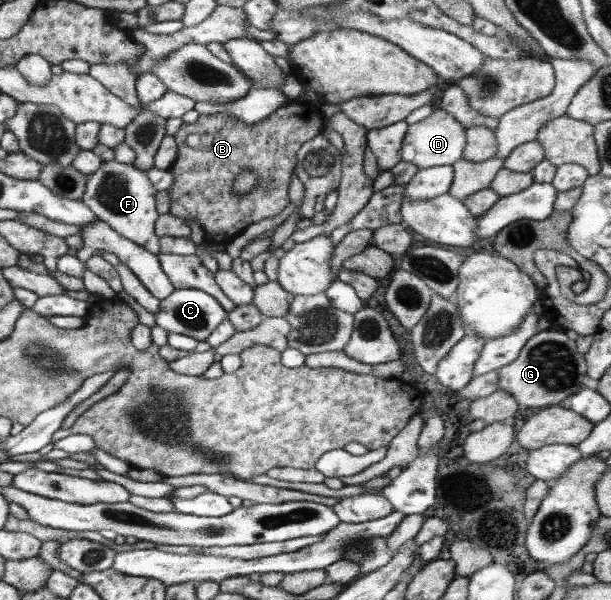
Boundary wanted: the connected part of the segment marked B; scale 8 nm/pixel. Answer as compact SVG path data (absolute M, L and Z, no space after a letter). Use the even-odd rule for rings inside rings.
M295 99L287 100L285 105L269 115L265 121L245 125L243 121L231 117L229 113L200 115L195 124L181 124L174 134L178 146L178 155L174 165L169 169L173 176L173 185L169 189L170 209L173 216L180 216L190 225L196 220L205 232L207 243L227 245L242 233L252 222L279 214L289 206L289 184L295 176L296 154L301 145L319 135L326 126L327 120L321 115L321 108ZM243 172L257 172L257 185L247 192L238 194L233 182Z

